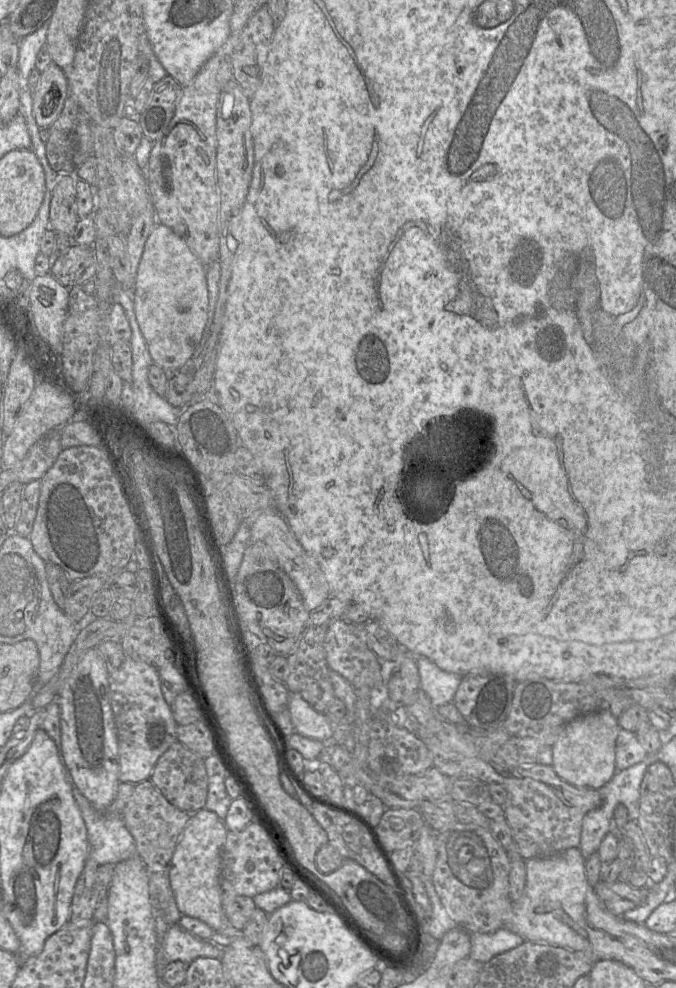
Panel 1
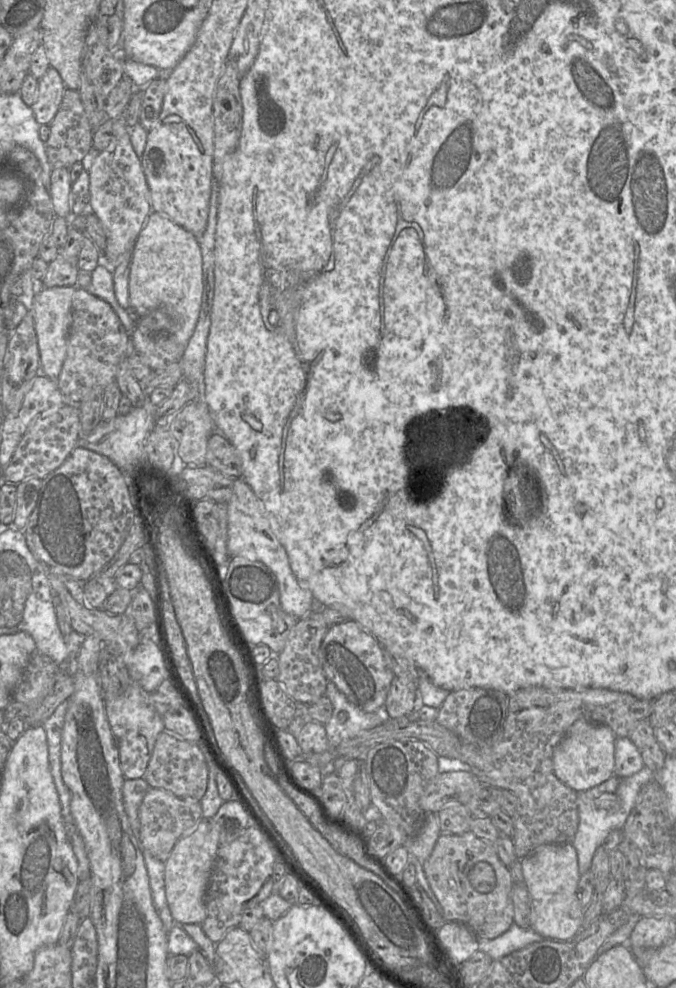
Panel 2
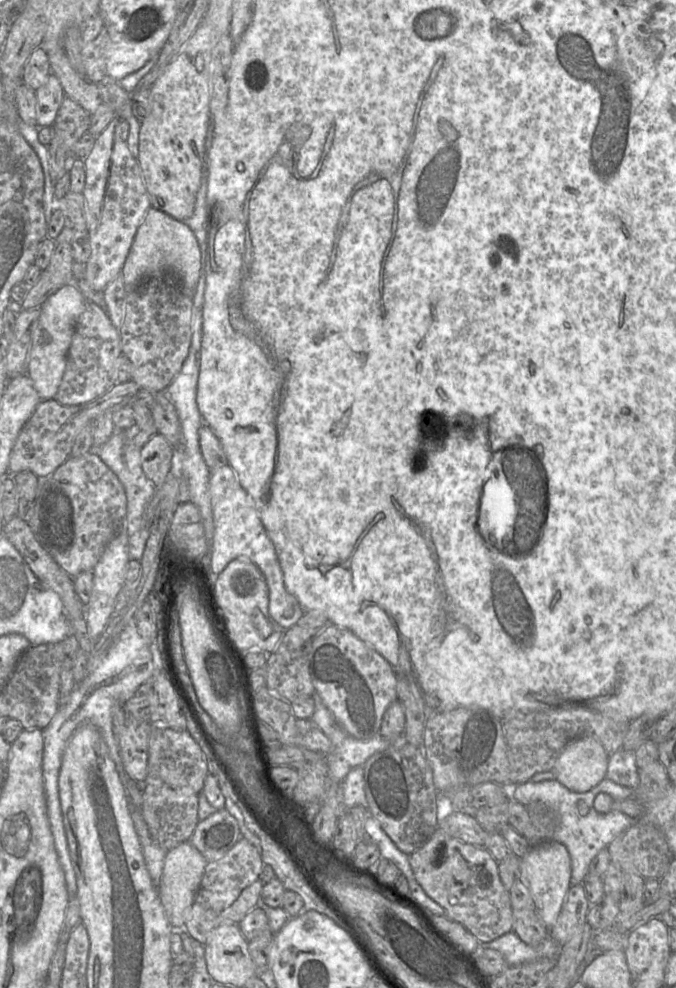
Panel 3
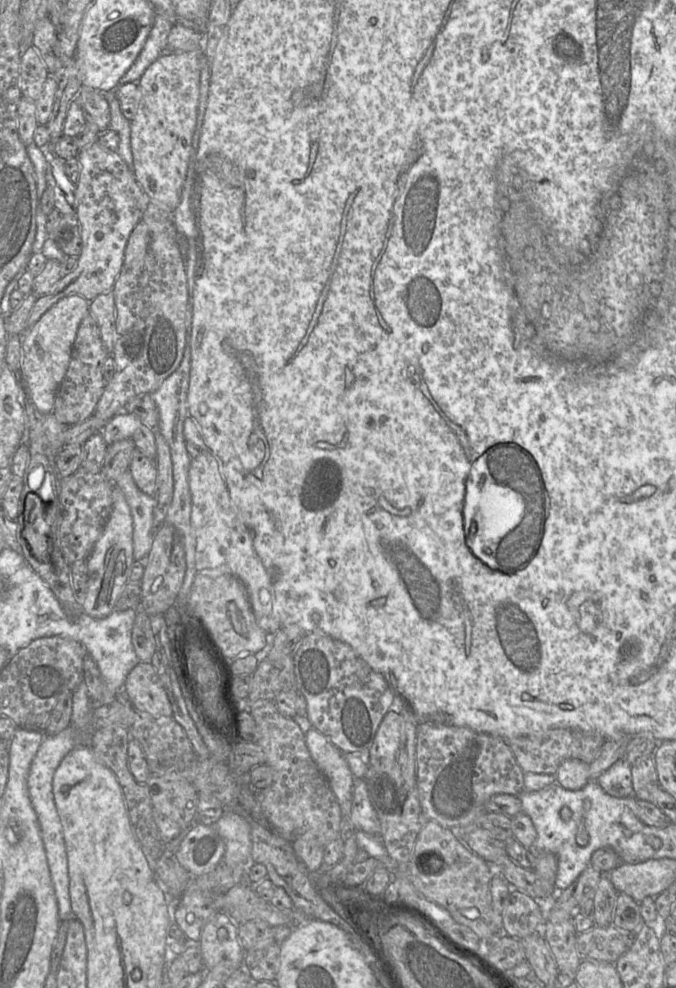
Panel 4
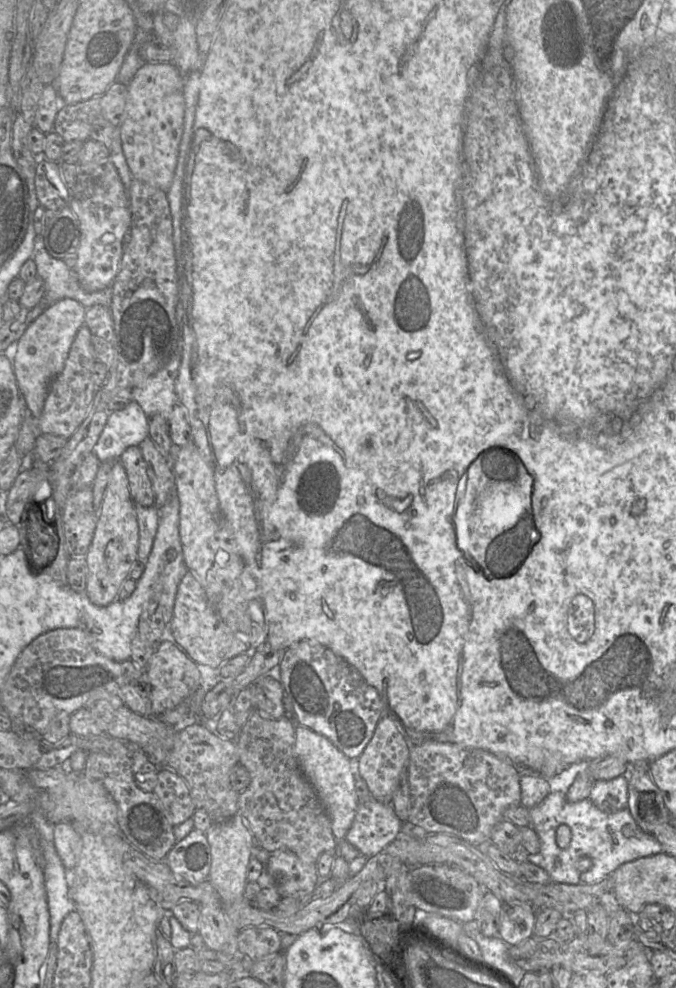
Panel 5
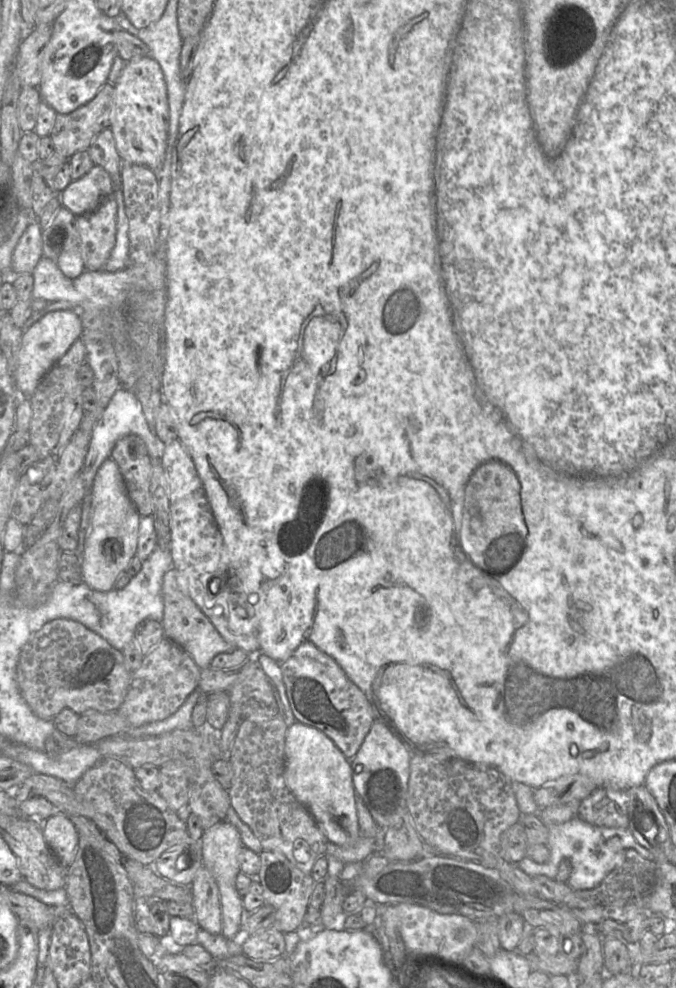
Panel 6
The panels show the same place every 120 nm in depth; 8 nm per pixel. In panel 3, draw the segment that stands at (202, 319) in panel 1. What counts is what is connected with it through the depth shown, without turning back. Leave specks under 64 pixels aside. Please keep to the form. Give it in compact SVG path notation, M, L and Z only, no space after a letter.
M150 207L137 229L120 276L129 291L148 279L167 272L173 273L192 297L199 281L200 269L200 247L192 230L183 221Z

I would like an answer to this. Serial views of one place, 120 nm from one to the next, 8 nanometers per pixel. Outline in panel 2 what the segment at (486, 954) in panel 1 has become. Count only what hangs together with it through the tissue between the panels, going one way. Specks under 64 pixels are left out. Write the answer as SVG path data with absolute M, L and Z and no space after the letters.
M513 923L500 936L491 940L480 940L479 950L488 954L493 960L498 960L542 940L544 938L534 930L521 928Z

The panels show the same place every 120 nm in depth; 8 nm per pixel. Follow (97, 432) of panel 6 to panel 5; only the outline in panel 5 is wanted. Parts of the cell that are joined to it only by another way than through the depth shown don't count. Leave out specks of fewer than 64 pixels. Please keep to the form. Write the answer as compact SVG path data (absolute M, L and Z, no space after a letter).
M135 401L124 409L110 412L107 423L93 449L103 462L118 462L123 452L149 437L148 417Z

